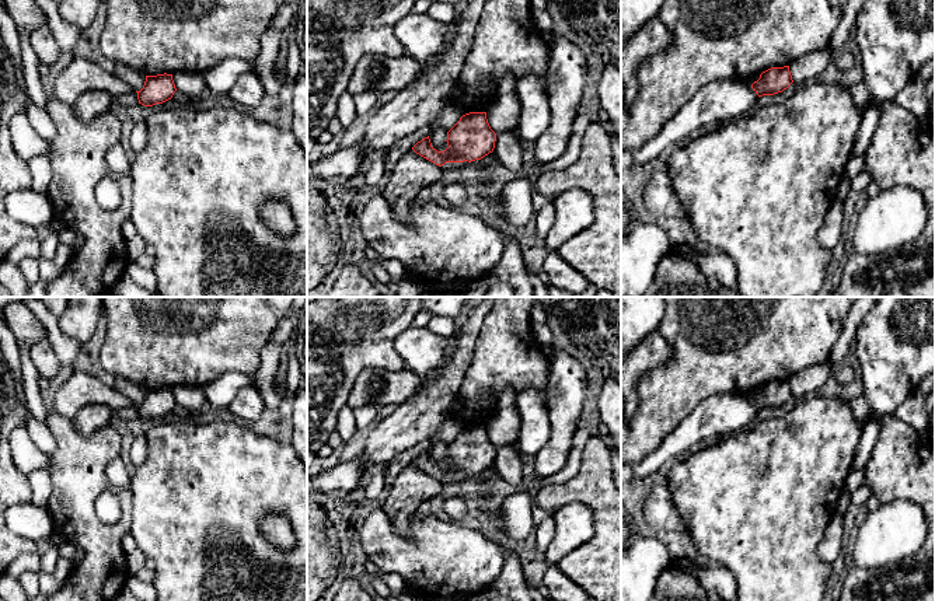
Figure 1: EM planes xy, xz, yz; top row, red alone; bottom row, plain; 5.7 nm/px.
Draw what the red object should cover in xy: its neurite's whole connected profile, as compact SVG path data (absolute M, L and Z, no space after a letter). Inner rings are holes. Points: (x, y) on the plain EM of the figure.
M172 388L146 389L144 399L137 406L139 417L153 420L172 412L177 405Z

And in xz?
M470 426L447 445L447 462L437 465L429 450L418 455L412 464L421 471L442 481L446 476L481 474L495 462L496 447L491 443L486 426Z

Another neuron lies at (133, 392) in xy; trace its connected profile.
M115 375L112 385L135 405L140 405L144 399L146 389L132 381Z

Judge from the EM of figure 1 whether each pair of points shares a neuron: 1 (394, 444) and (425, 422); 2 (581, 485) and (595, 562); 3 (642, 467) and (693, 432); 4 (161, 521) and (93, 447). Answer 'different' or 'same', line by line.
1: same
2: same
3: same
4: different

